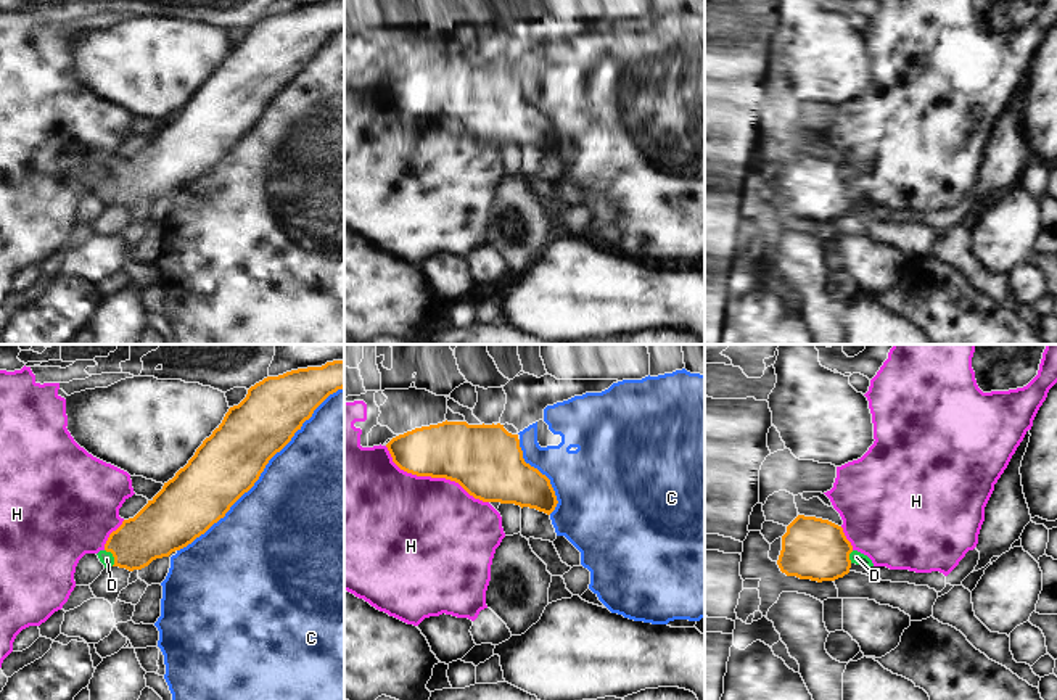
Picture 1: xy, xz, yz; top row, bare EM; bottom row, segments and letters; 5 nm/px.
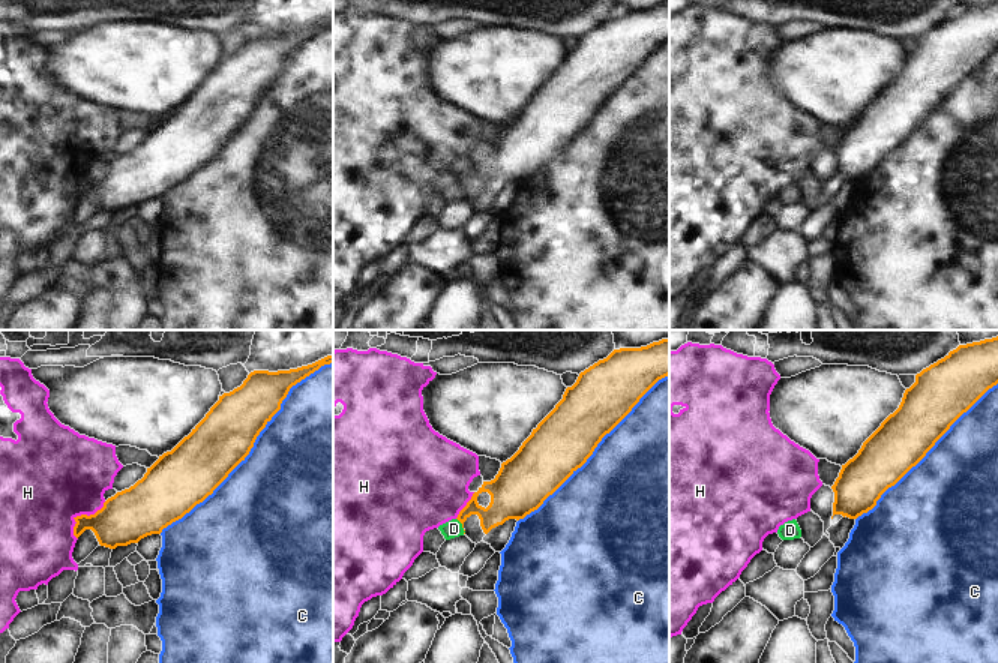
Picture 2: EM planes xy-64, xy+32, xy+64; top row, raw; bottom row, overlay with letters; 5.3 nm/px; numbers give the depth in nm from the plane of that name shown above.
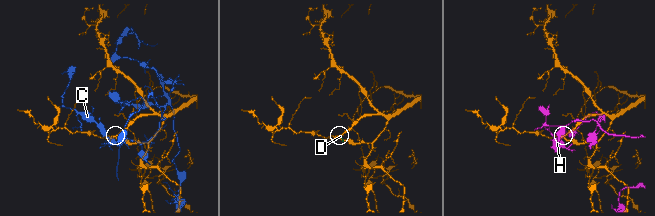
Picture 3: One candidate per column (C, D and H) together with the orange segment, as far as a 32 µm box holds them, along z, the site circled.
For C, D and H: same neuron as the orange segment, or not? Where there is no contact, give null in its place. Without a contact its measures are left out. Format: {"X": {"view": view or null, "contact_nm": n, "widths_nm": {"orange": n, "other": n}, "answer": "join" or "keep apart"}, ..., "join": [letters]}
{"C": {"view": "xy", "contact_nm": 1150, "widths_nm": {"orange": 320, "other": 500}, "answer": "keep apart"}, "D": {"view": "xy", "contact_nm": 100, "widths_nm": {"orange": 260, "other": 70}, "answer": "join"}, "H": {"view": "xz", "contact_nm": 600, "widths_nm": {"orange": 320, "other": 500}, "answer": "keep apart"}, "join": ["D"]}

